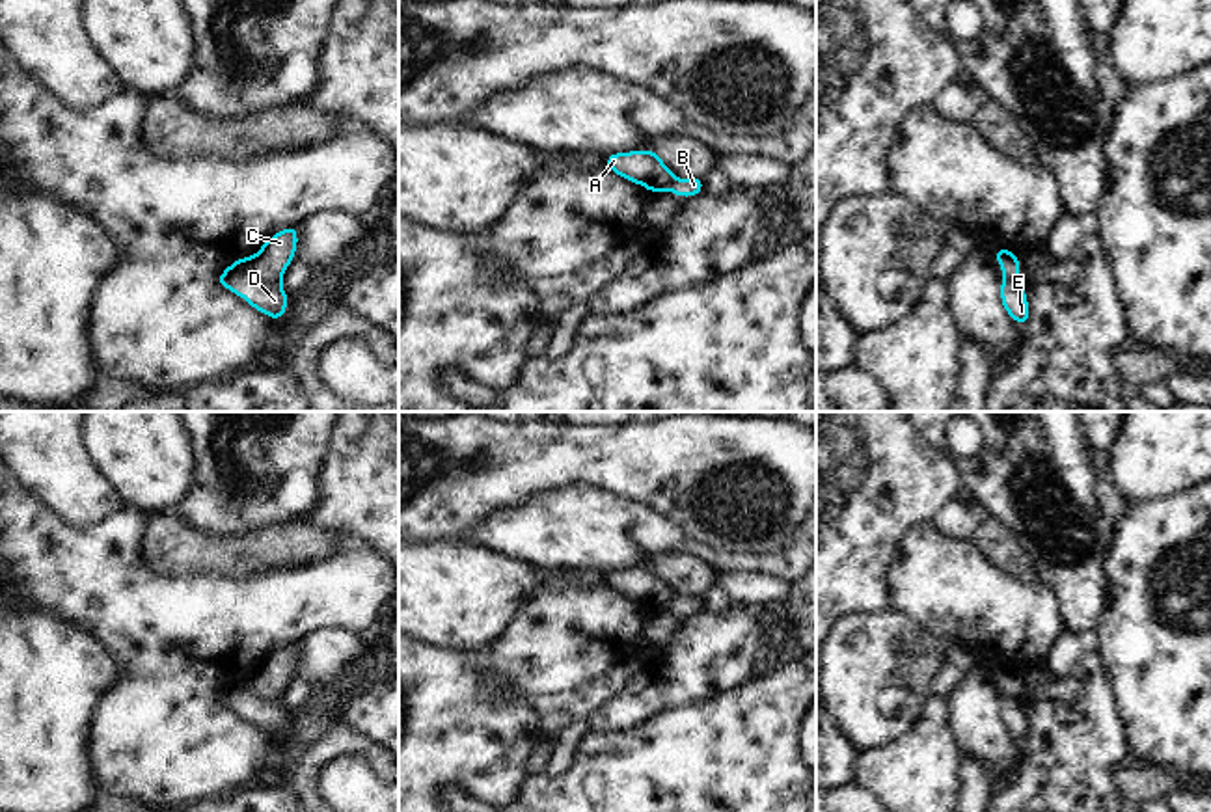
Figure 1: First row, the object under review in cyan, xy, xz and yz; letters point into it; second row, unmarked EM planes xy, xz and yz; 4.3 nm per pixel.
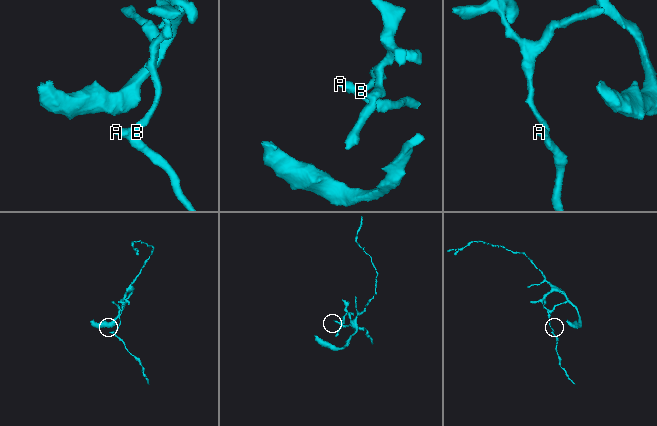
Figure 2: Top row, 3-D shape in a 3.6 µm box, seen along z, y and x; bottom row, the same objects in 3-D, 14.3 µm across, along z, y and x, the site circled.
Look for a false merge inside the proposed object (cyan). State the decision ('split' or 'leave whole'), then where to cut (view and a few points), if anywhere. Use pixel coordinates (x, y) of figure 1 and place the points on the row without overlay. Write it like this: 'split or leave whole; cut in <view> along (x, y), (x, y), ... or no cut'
split; cut in xy along (254, 676), (256, 693), (261, 699), (278, 701)

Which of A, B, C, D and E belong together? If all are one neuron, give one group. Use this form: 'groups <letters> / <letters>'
groups A D E / B C

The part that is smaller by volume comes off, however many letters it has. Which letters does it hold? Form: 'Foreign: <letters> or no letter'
Foreign: A, D, E

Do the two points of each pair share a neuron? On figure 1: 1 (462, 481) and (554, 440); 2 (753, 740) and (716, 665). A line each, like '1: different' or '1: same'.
1: same
2: different

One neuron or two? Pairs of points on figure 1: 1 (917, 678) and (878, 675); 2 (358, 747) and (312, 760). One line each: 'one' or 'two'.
1: one
2: one

